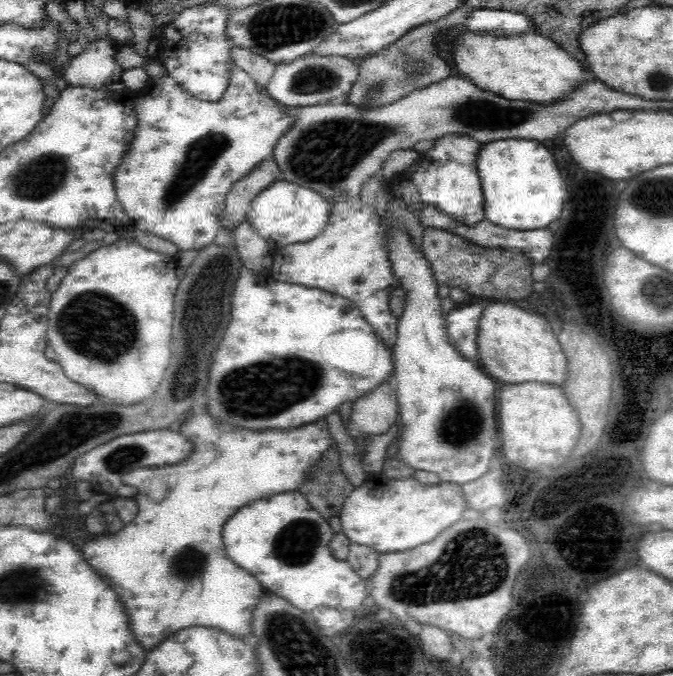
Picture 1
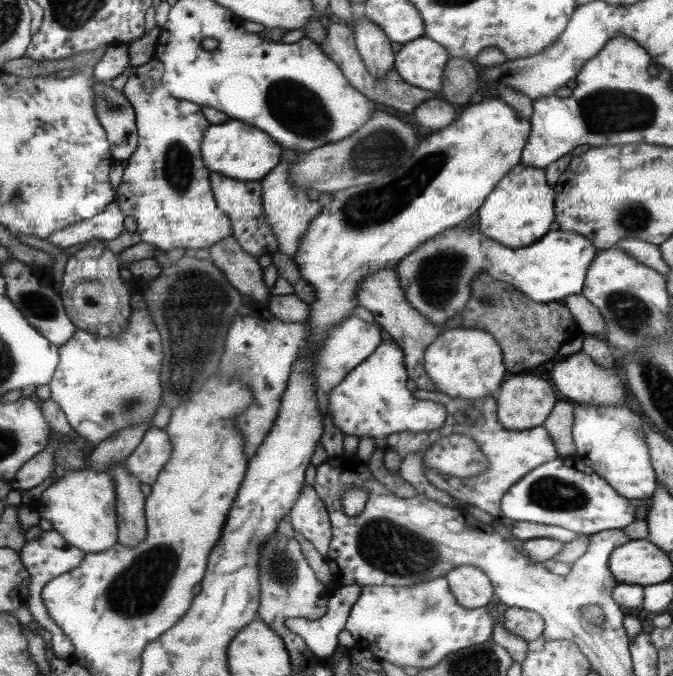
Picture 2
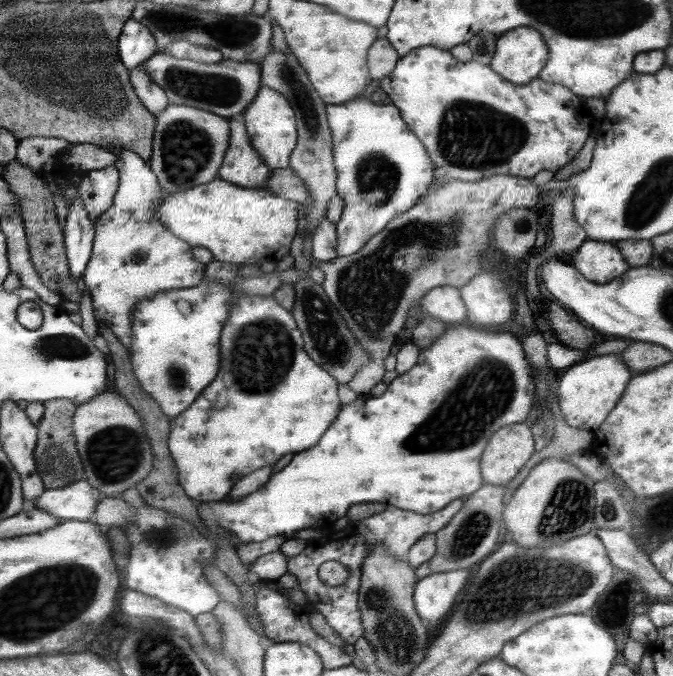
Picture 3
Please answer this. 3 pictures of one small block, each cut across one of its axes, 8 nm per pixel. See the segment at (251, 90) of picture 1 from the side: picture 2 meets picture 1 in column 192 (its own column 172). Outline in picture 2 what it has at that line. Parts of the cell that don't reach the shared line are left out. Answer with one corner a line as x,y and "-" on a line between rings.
156,58
146,64
132,67
121,92
135,110
138,145
136,153
125,162
122,184
116,192
115,202
128,216
134,216
137,222
136,232
148,244
157,246
160,251
173,248
210,248
222,239
232,235
231,219
218,205
214,190
211,188
210,172
206,170
200,154
200,142
210,126
205,119
202,106
170,96
162,86
147,92
143,84
165,72
163,62

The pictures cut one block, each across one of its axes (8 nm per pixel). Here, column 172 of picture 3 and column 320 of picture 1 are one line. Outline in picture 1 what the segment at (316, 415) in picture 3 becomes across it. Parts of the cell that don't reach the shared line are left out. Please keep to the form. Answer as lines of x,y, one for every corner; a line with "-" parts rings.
198,408
190,410
189,415
183,420
179,432
189,437
189,441
193,444
193,454
188,459
173,465
135,468
132,472
126,473
126,476
123,476
123,484
138,489
138,493
132,497
134,503
138,506
135,520
131,524
124,526
124,532
118,532
116,536
113,534
111,536
102,535
102,538
92,539
92,542
88,542
82,548
83,558
86,560
86,563
114,589
114,592
118,593
118,599
122,603
122,610
126,613
126,618
130,619
132,636
137,640
137,644
142,642
141,645
144,652
152,651
156,644
160,644
162,640
170,638
172,634
178,634
178,629
188,628
188,626
192,626
192,628
216,628
217,630
222,630
227,636
234,636
235,640
248,636
250,633
251,609
254,608
255,602
258,601
259,593
264,588
254,575
238,567
226,555
222,538
223,526
240,508
243,508
242,504
250,504
250,502
264,497
272,497
275,496
275,493
297,491
300,484
304,482
304,478
306,478
308,466
316,464
320,460
320,456
324,456
324,452
332,446
334,441
328,432
328,426
326,426
324,420
308,424
306,428
296,427
294,430
290,430
290,432
254,432
252,434
252,432
246,432
242,427
227,426
226,423
218,422
218,419
210,418
210,415
206,414
206,410

